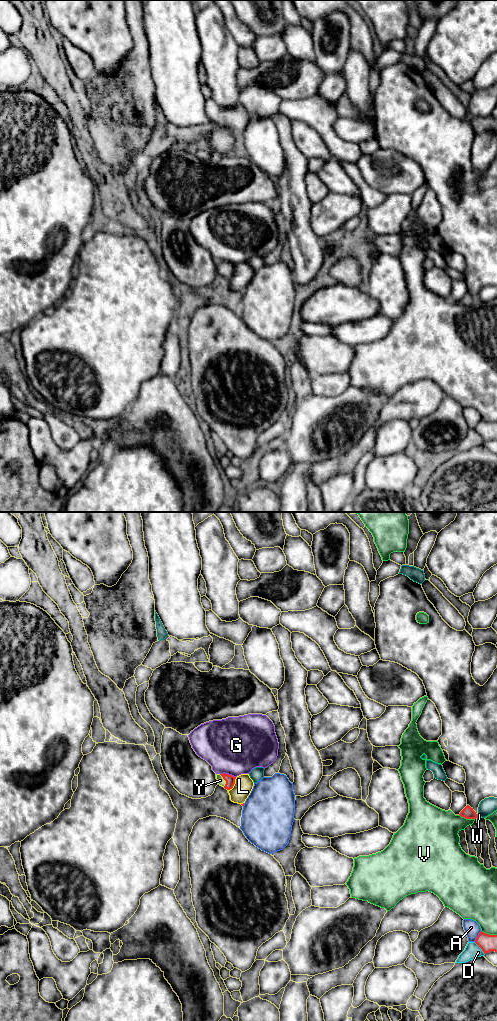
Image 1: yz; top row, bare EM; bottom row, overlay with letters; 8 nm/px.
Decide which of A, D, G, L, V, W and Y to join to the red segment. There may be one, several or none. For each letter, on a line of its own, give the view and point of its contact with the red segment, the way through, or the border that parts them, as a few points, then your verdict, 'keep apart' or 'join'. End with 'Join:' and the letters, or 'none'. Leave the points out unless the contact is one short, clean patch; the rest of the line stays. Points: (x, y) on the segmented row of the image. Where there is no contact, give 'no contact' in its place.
A: yz (477, 936) | keep apart
D: yz (480, 947) | keep apart
G: yz (228, 774) | keep apart
L: yz (234, 783) | along yz (236, 777), (234, 785), (228, 790) | keep apart
V: yz (467, 818) | keep apart
W: yz (477, 815) | keep apart
Y: yz (224, 779) | across yz (230, 780), (224, 779), (220, 780) | join
Join: Y

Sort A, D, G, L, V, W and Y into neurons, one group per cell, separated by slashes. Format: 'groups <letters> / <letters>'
groups A / D / G / L / V / W / Y

